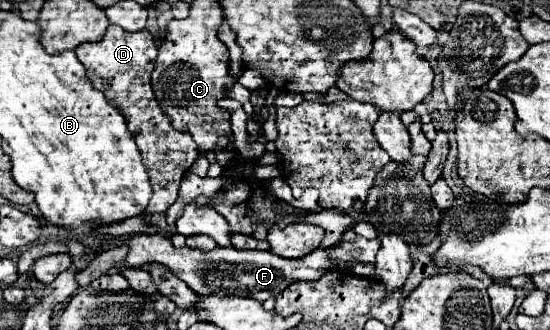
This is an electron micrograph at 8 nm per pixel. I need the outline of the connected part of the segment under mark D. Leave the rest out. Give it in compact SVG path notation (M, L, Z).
M110 25L100 41L78 45L74 51L86 69L86 77L92 81L96 89L104 93L104 97L112 107L120 109L120 113L126 117L128 129L136 139L136 145L142 153L142 161L148 169L154 191L148 209L144 213L152 215L166 211L176 201L180 181L186 175L186 171L192 167L198 149L190 133L176 131L170 125L170 119L164 117L164 113L160 111L154 99L154 91L150 85L150 73L154 69L154 61L158 55L154 37L150 35L148 29L142 29L138 33L128 33L118 25Z

